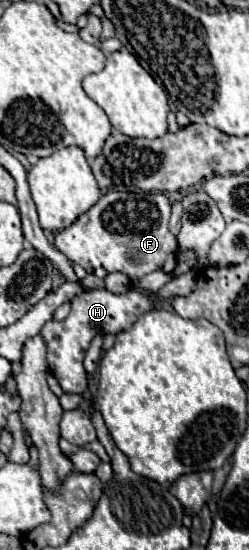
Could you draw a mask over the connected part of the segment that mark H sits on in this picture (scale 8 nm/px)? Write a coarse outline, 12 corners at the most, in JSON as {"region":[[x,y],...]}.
{"region":[[145,290],[79,292],[41,330],[65,392],[87,392],[97,334],[129,330],[155,308]]}

